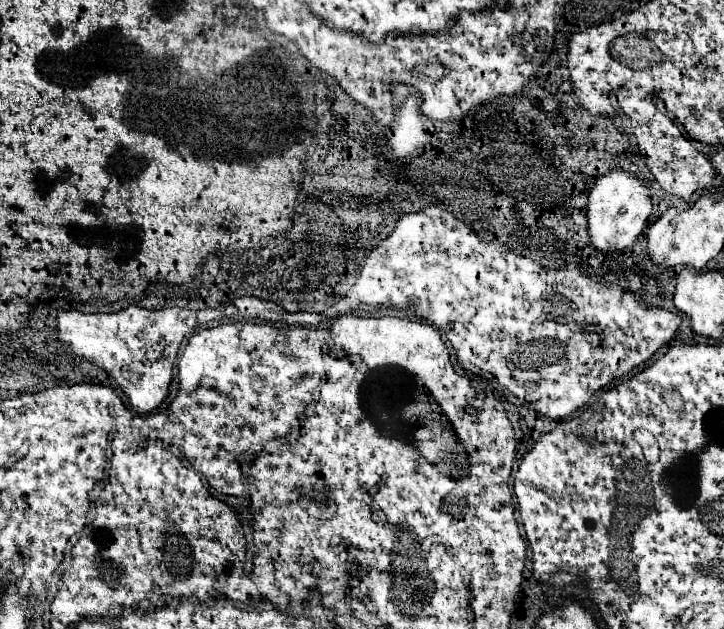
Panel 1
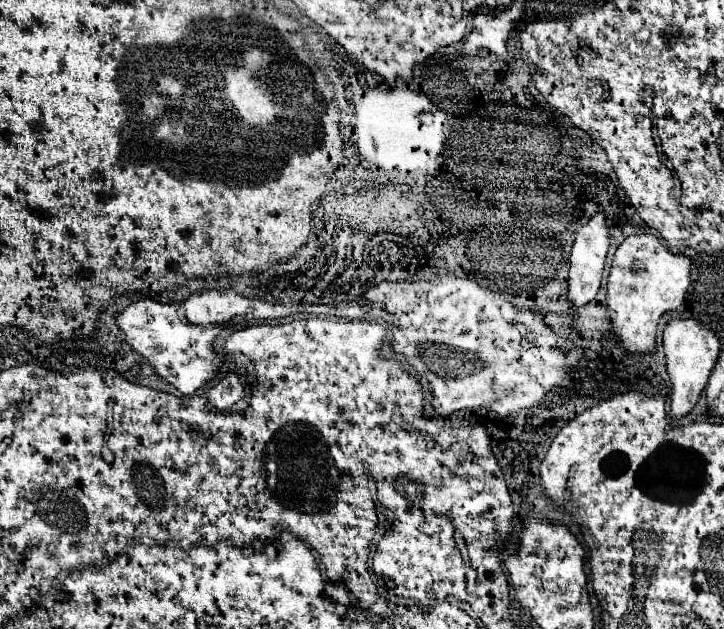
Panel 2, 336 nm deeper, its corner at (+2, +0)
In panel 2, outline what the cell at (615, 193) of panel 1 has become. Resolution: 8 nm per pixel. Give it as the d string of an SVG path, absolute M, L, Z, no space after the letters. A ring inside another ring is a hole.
M597 211L589 221L587 225L583 225L579 231L577 231L577 237L575 237L575 243L573 243L573 251L571 251L571 263L569 263L569 301L573 301L573 305L581 307L589 301L595 299L597 291L599 291L599 285L601 285L601 279L603 279L603 267L605 267L605 261L607 261L607 251L609 251L609 225L607 225L607 217L605 217L605 211Z

